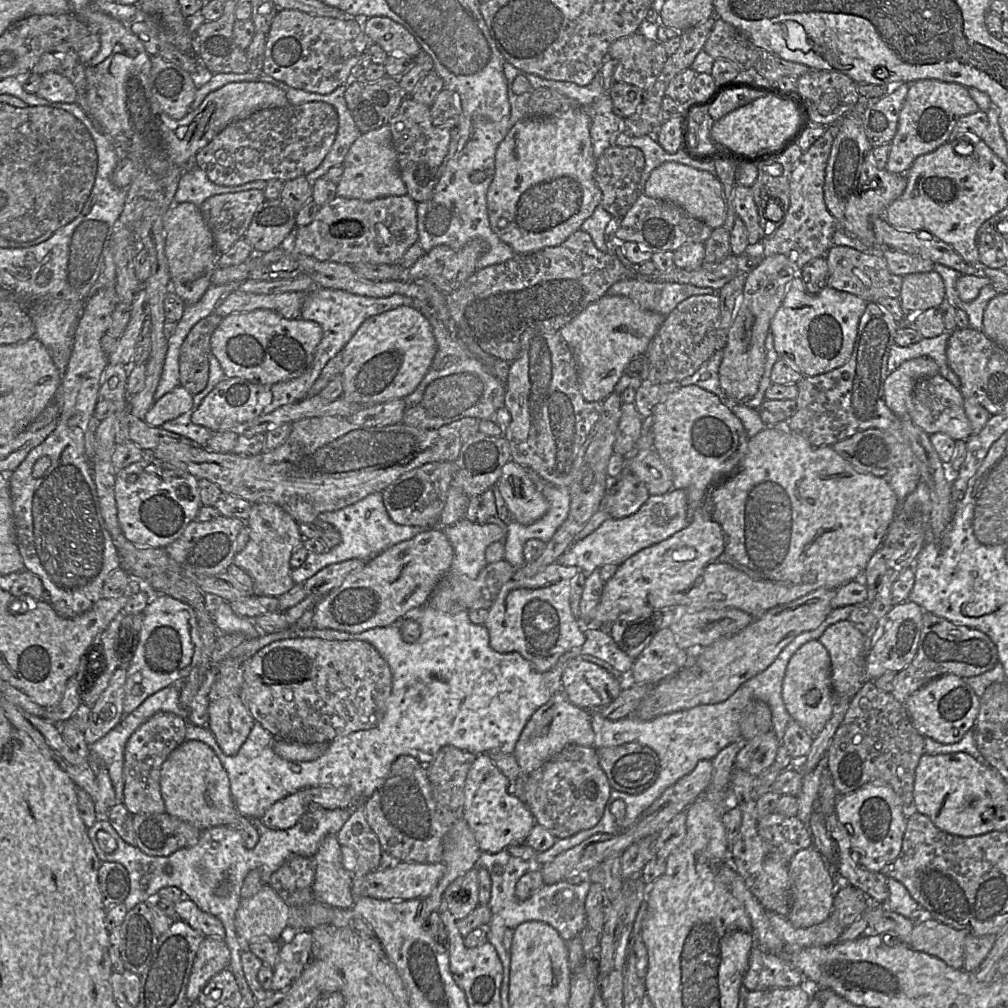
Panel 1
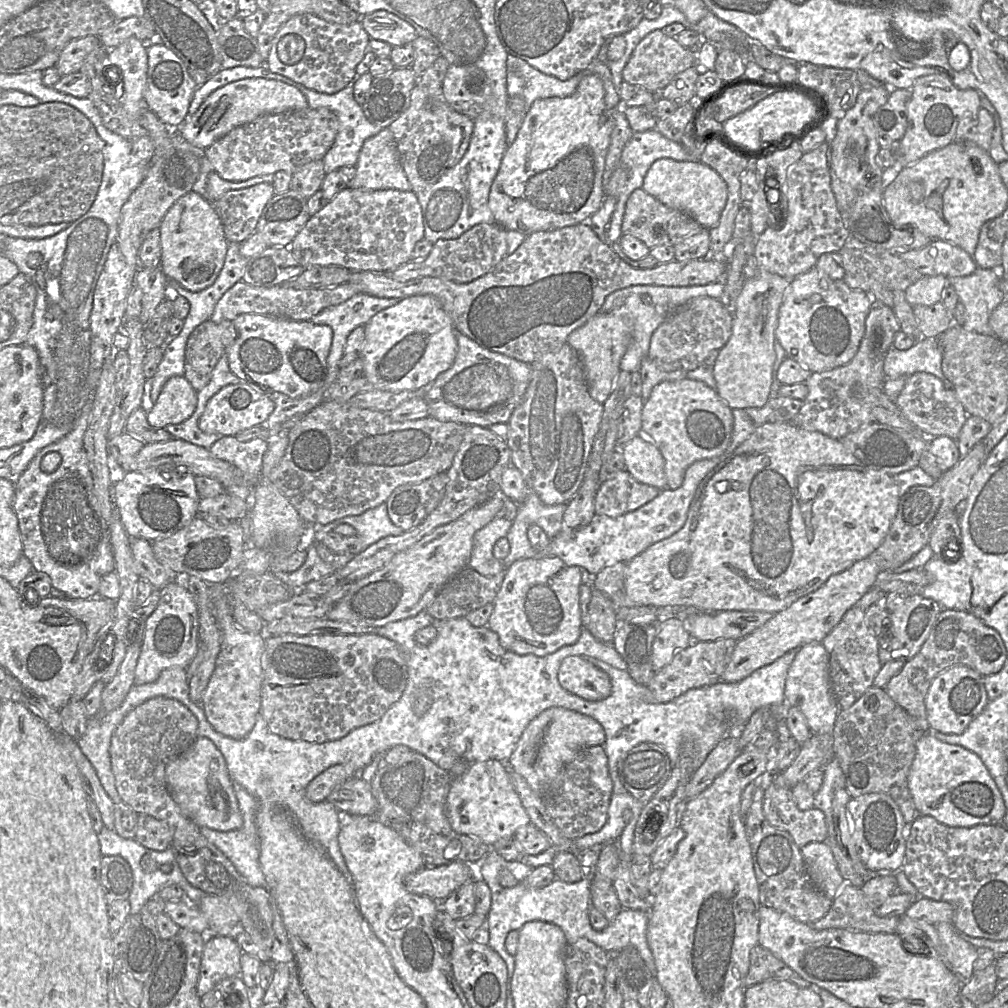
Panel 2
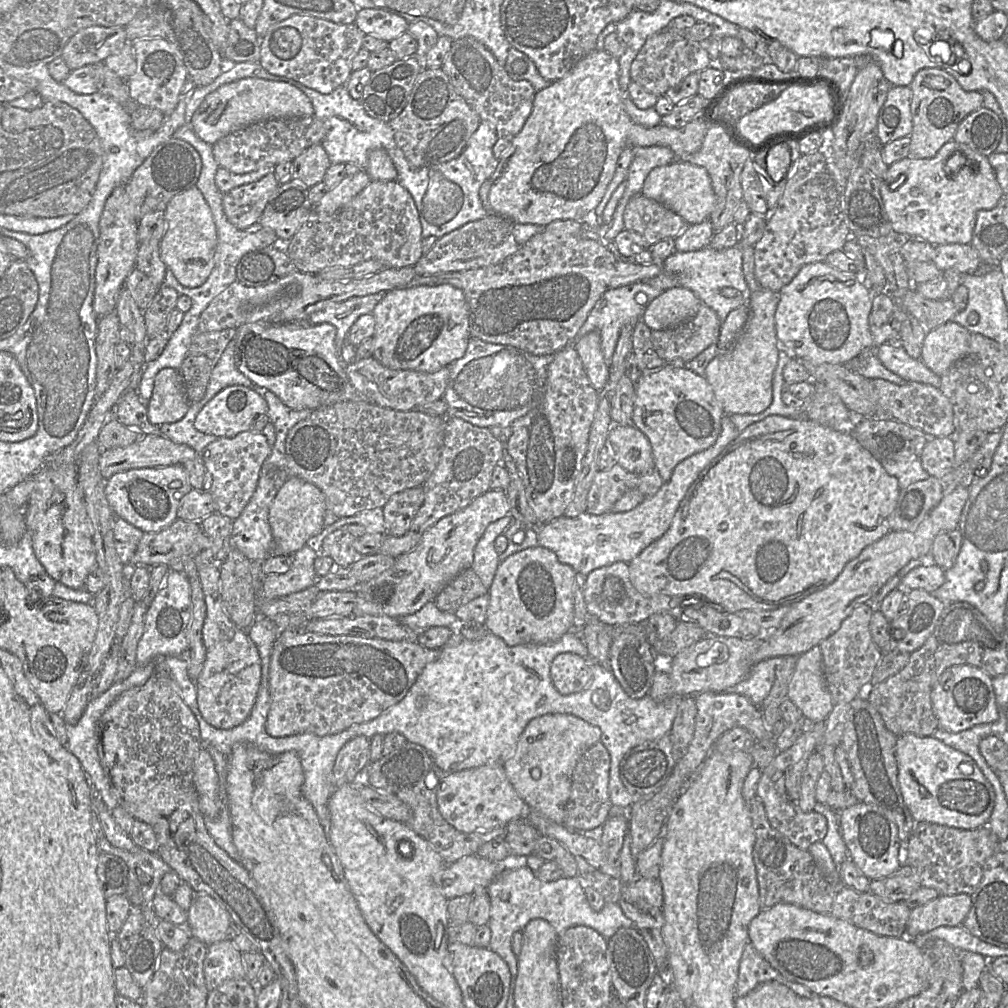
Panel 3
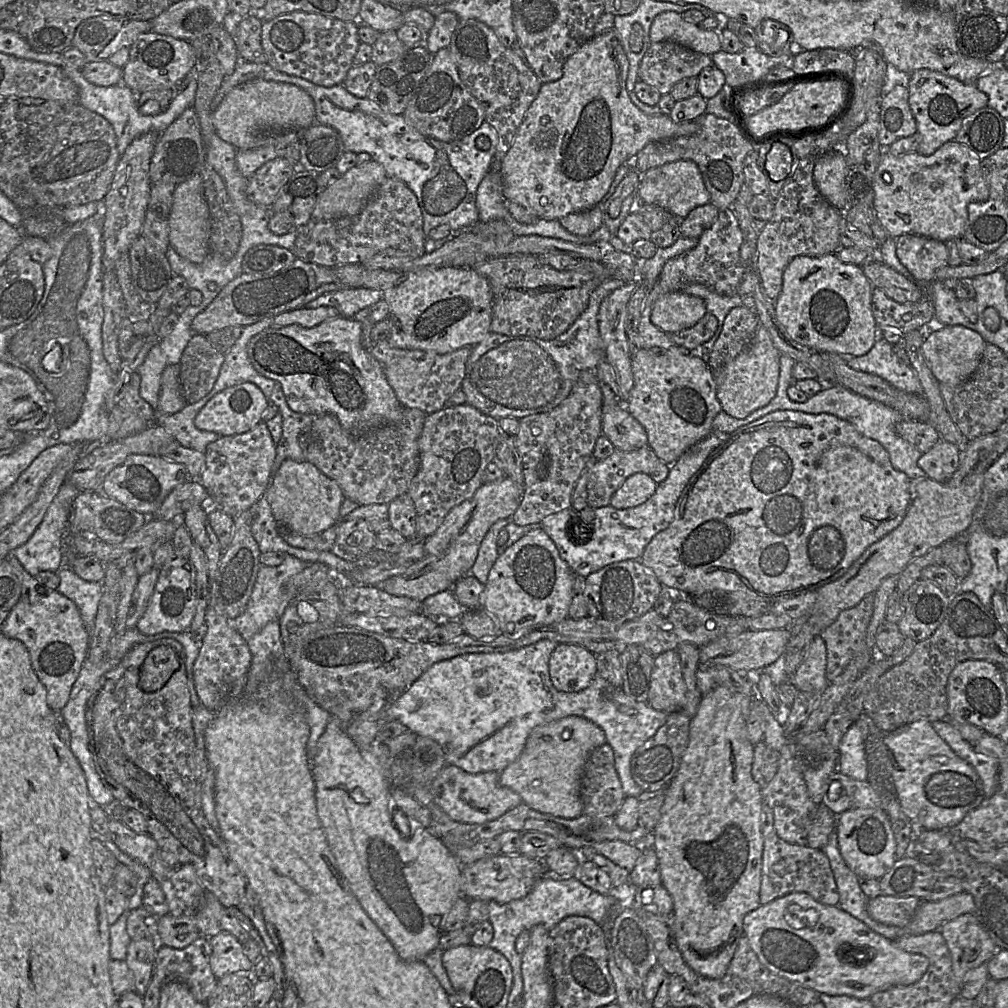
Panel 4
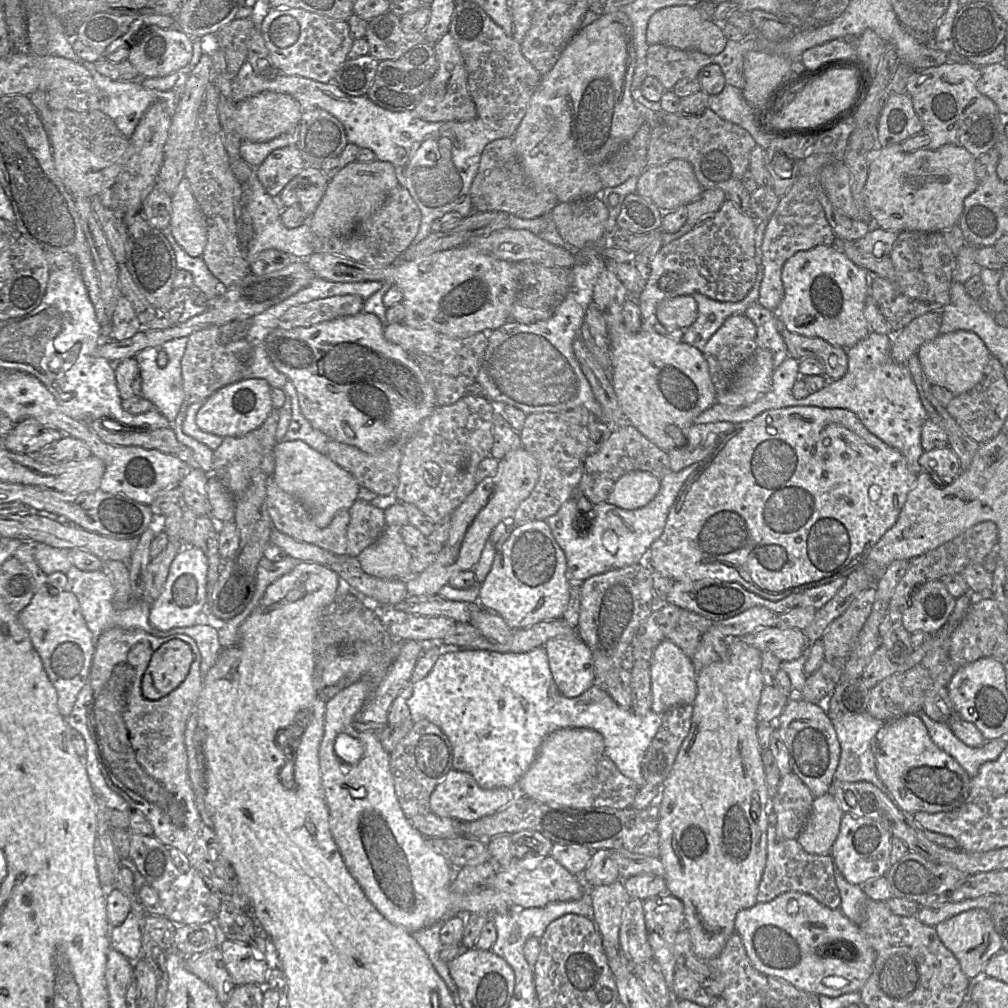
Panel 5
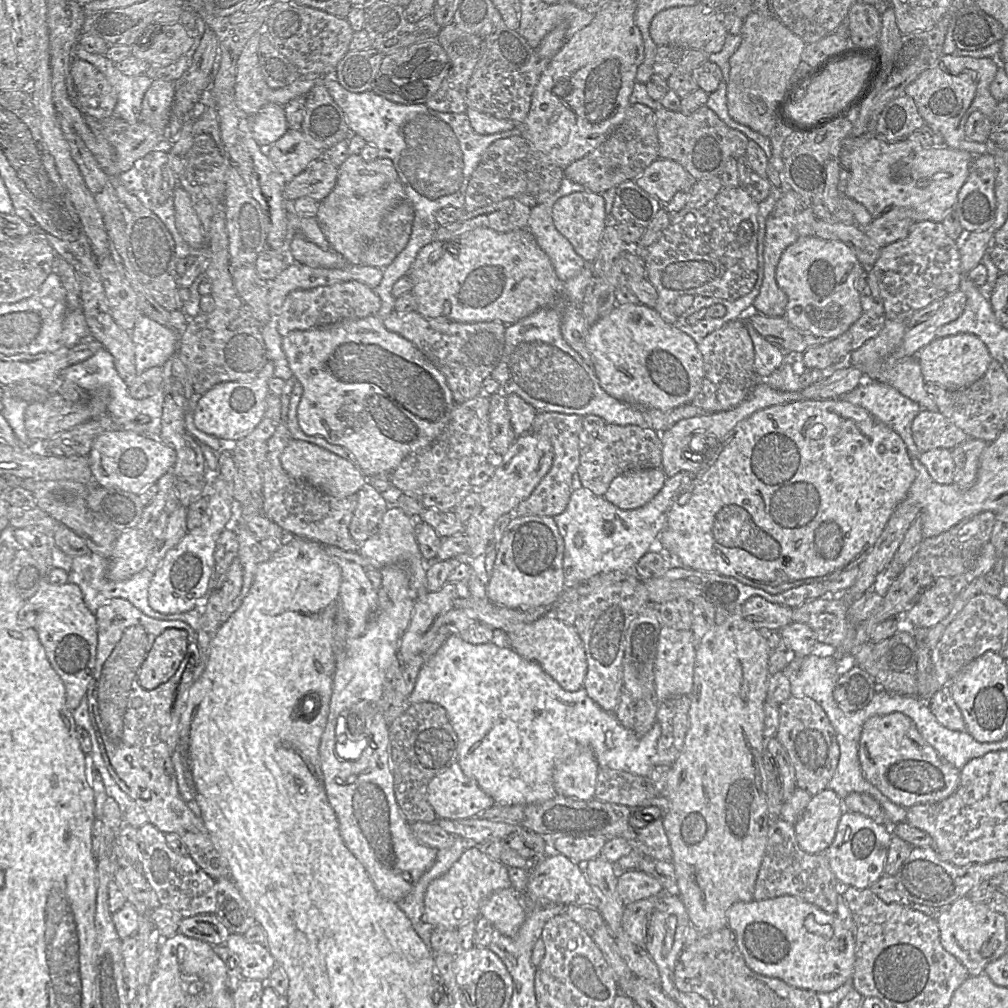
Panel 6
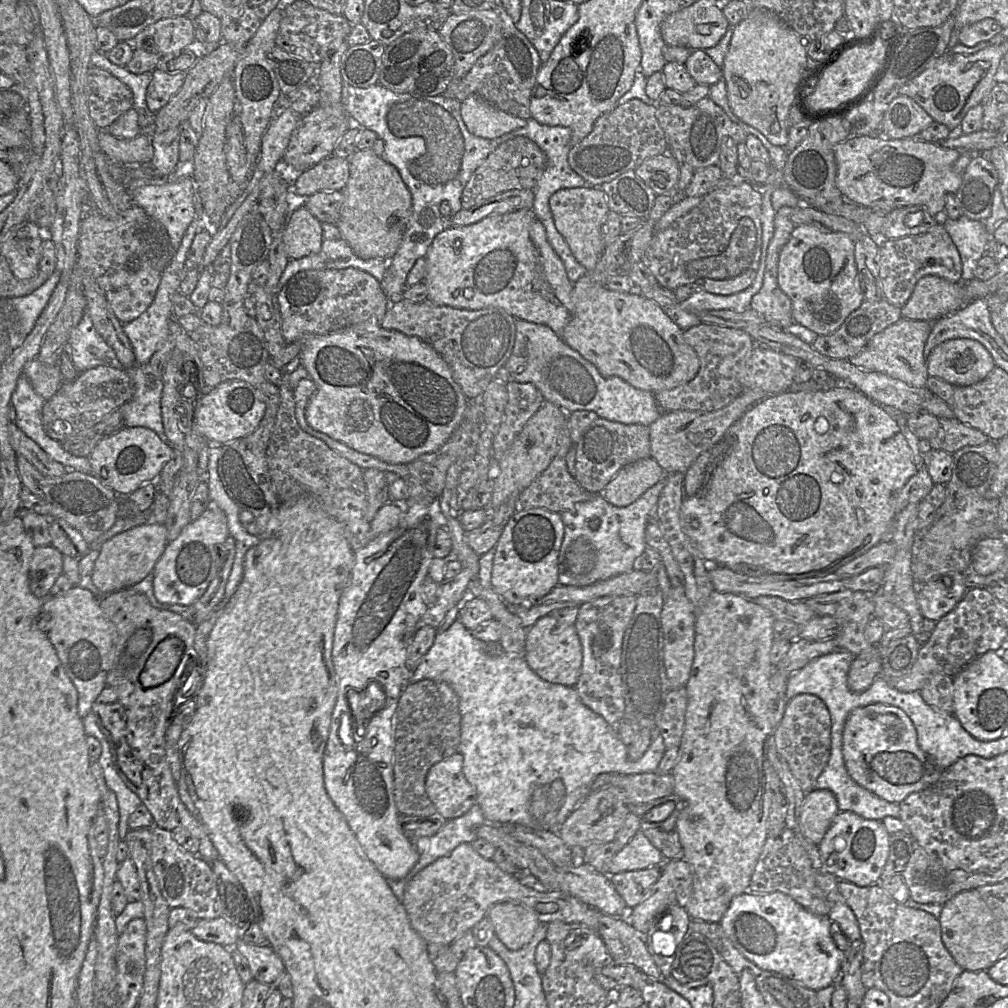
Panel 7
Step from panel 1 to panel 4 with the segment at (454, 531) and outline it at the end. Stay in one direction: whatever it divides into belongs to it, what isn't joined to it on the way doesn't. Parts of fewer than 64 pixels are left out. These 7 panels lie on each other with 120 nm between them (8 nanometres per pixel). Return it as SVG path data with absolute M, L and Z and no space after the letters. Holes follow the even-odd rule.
M512 517L495 522L480 545L476 561L470 570L470 574L484 585L487 583L490 570L499 556L497 544L499 532L511 521L513 521Z

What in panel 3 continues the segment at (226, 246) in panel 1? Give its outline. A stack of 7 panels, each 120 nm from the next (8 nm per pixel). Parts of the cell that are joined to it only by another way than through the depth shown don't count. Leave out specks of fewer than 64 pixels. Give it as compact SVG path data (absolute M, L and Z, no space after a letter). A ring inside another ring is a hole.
M274 173L256 182L238 186L223 195L222 204L230 223L240 230L257 224L279 183Z

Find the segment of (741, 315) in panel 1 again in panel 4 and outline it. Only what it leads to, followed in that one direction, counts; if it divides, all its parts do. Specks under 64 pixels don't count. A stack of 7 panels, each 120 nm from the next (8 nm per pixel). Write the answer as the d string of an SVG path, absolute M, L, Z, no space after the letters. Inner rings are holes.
M760 324L749 346L722 370L714 372L716 396L722 410L734 418L743 419L766 406L776 395L779 371L780 352L767 329Z

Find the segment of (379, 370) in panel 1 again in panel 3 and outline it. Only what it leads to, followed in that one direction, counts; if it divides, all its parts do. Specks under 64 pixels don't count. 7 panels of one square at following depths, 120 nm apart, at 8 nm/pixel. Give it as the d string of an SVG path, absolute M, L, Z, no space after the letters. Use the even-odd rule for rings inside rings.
M450 284L393 289L383 294L372 314L376 323L372 357L393 370L437 372L465 354L471 337L464 293Z

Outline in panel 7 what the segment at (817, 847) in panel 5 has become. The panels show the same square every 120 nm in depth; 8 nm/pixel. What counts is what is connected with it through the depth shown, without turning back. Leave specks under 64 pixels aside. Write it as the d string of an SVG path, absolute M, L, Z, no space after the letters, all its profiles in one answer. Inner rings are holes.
M817 789L807 793L799 817L801 833L819 846L838 812L837 798L832 791Z

